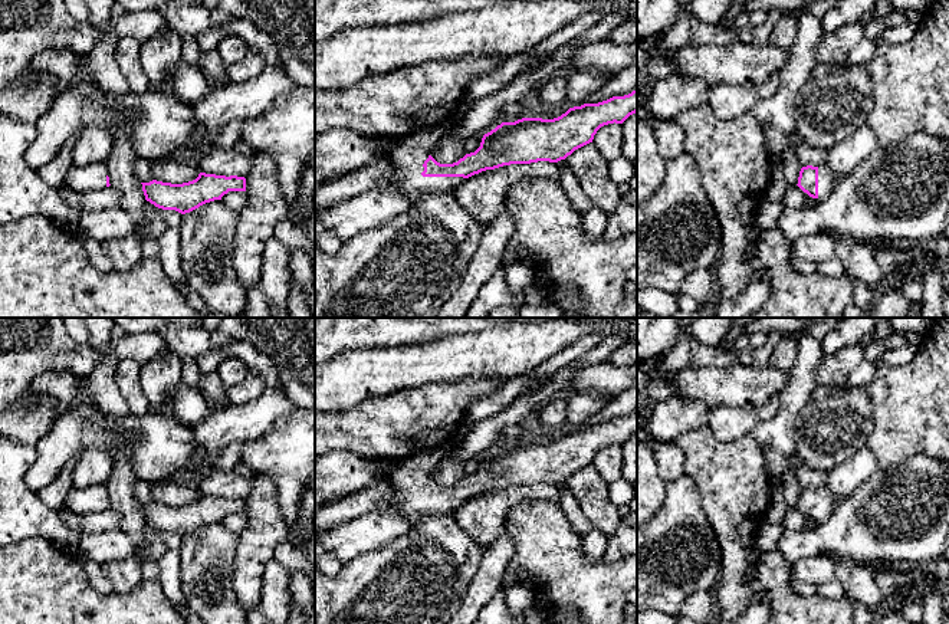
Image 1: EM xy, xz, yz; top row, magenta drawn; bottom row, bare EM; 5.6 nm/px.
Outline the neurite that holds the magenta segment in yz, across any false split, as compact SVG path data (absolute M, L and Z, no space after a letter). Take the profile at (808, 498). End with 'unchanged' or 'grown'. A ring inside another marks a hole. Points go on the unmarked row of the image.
M828 485L818 489L802 489L798 499L798 509L818 523L825 522L835 508L837 497Z | grown

